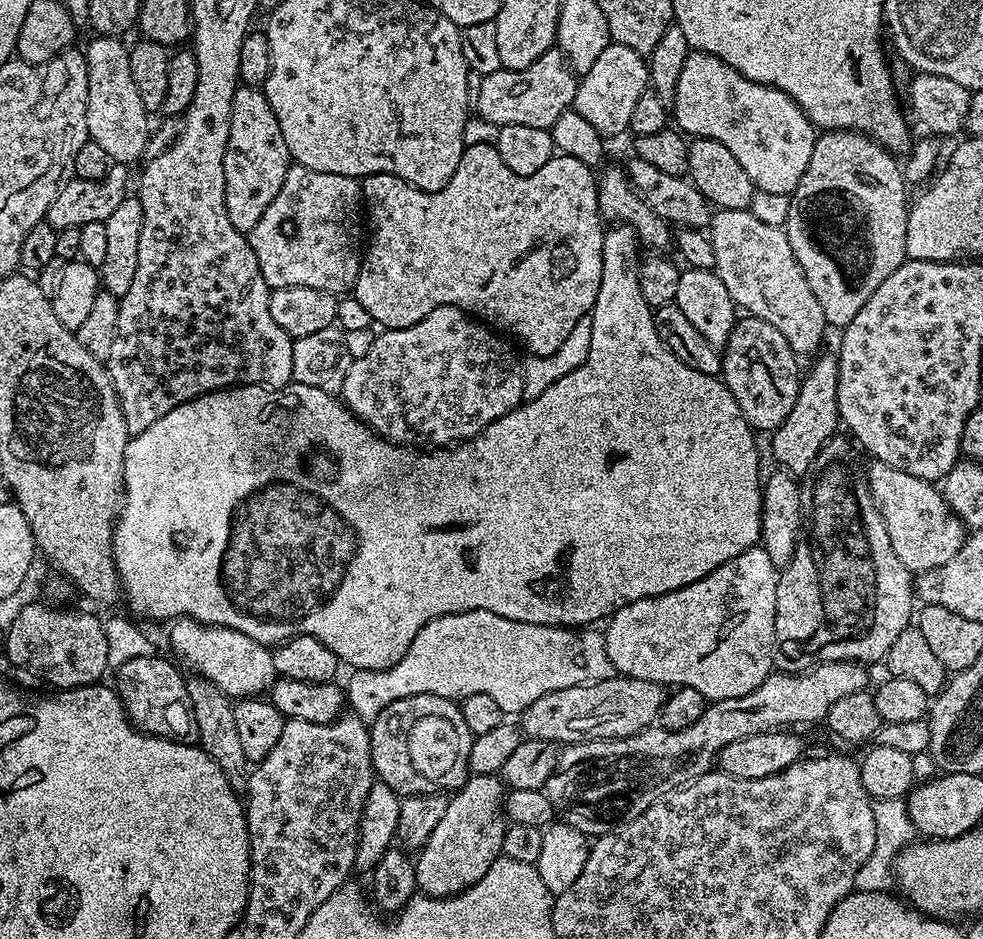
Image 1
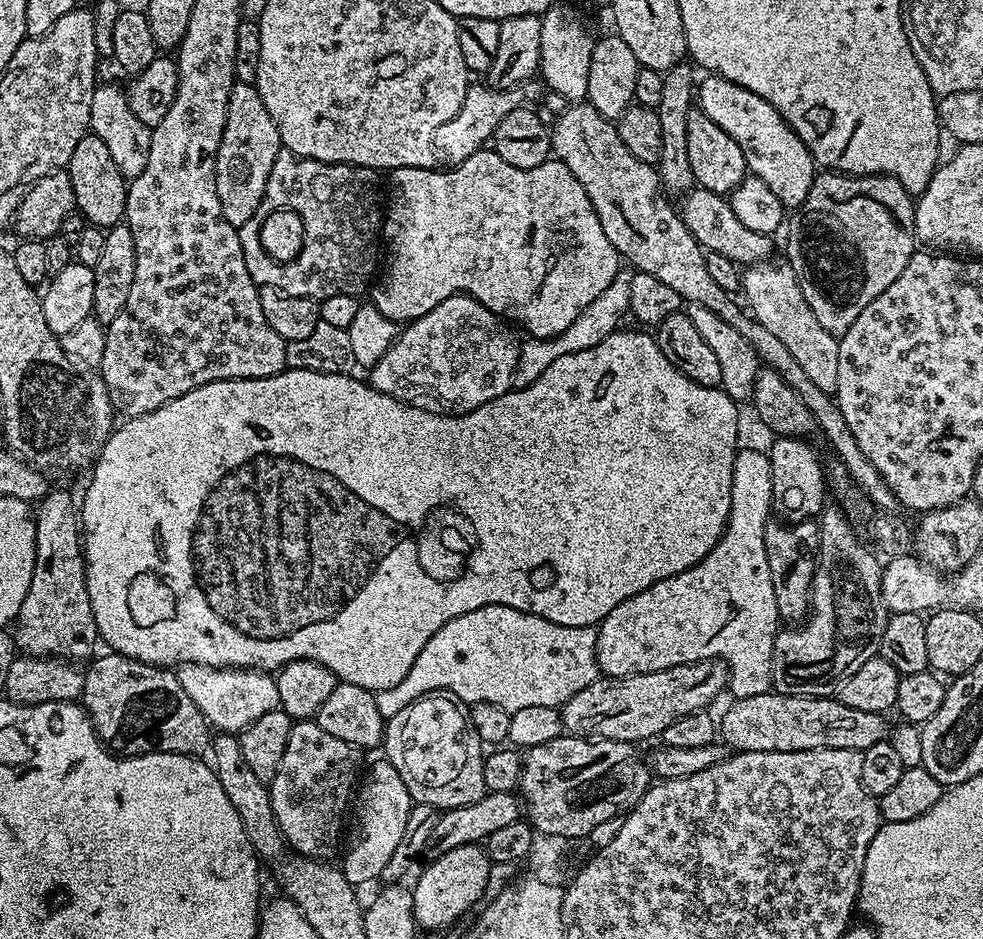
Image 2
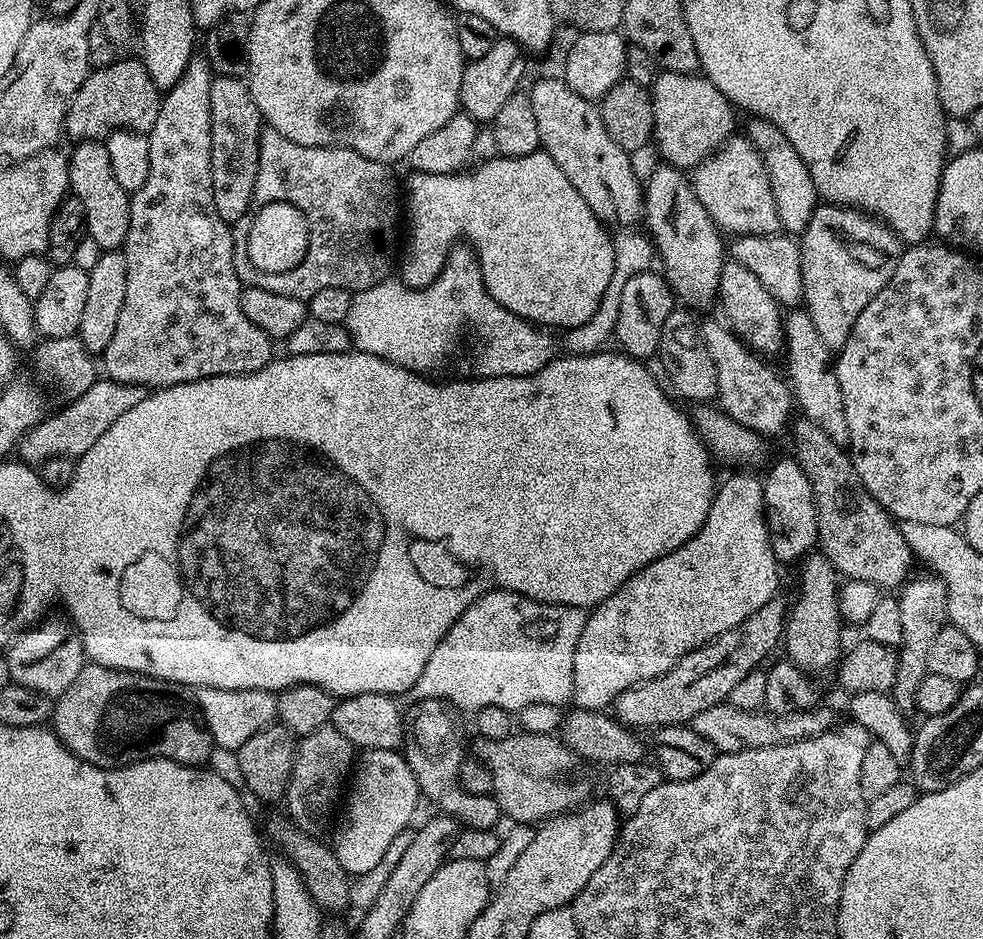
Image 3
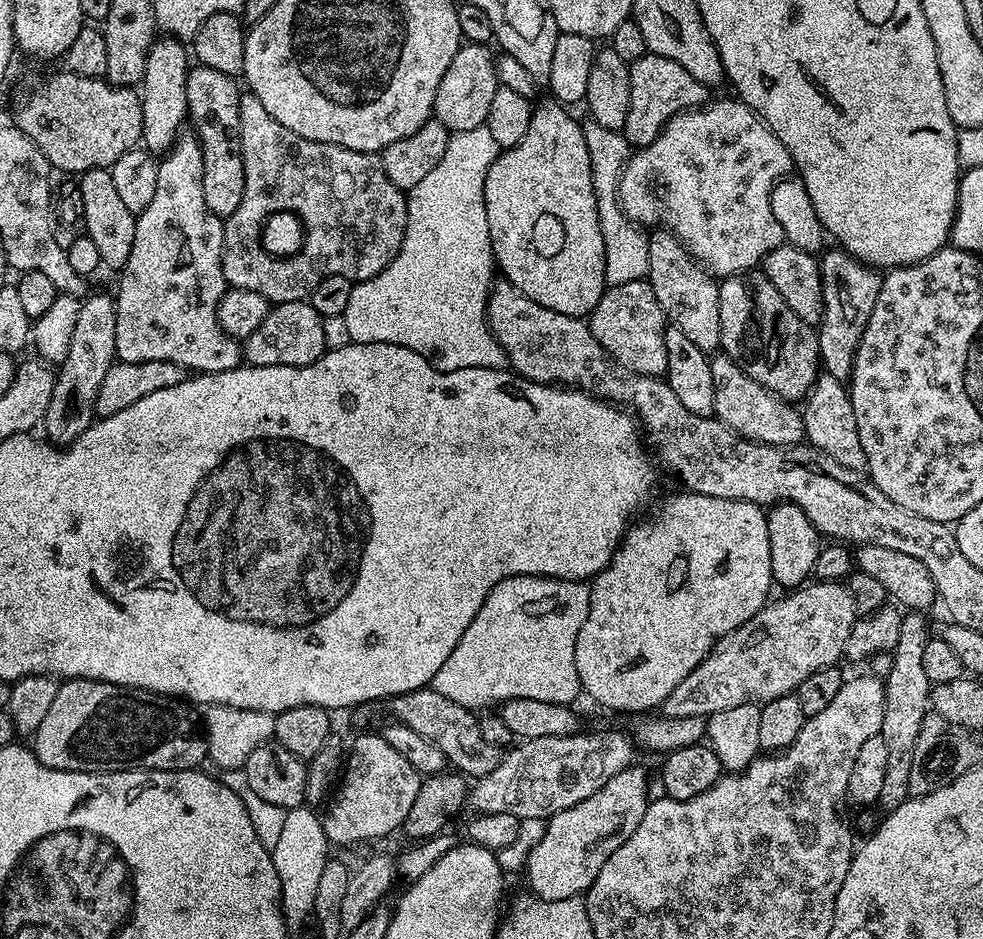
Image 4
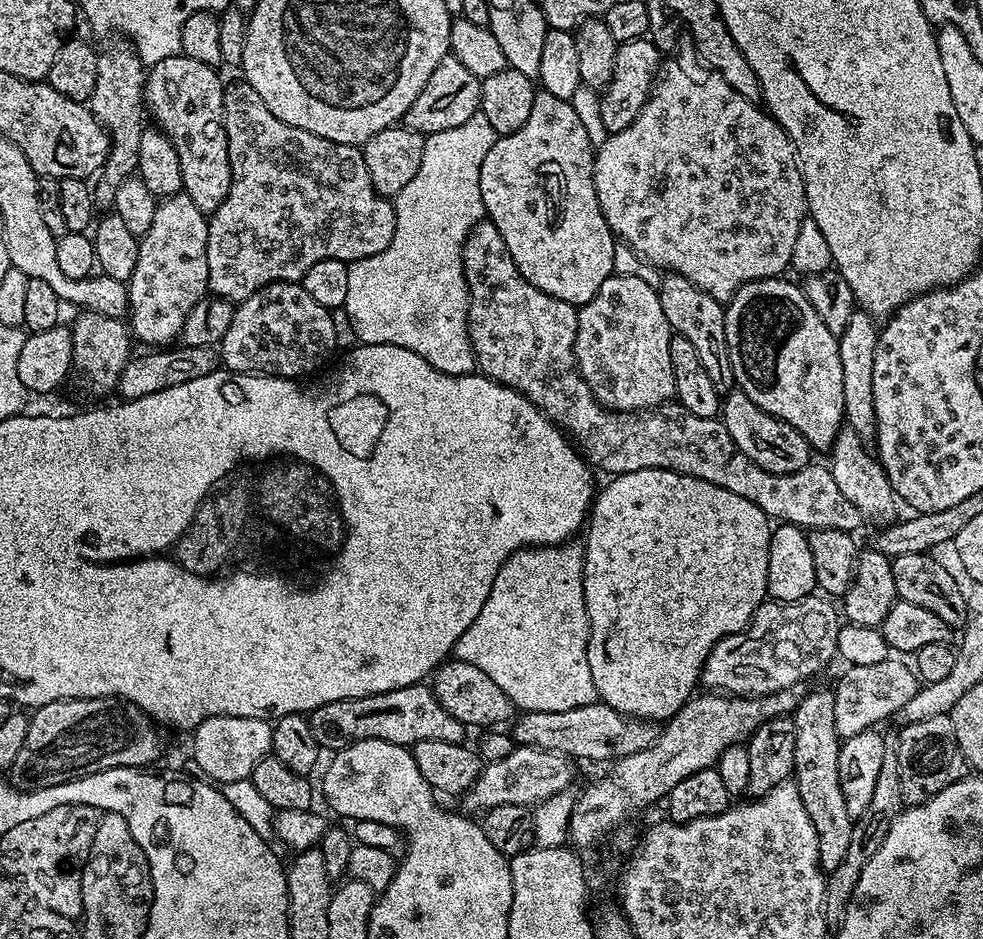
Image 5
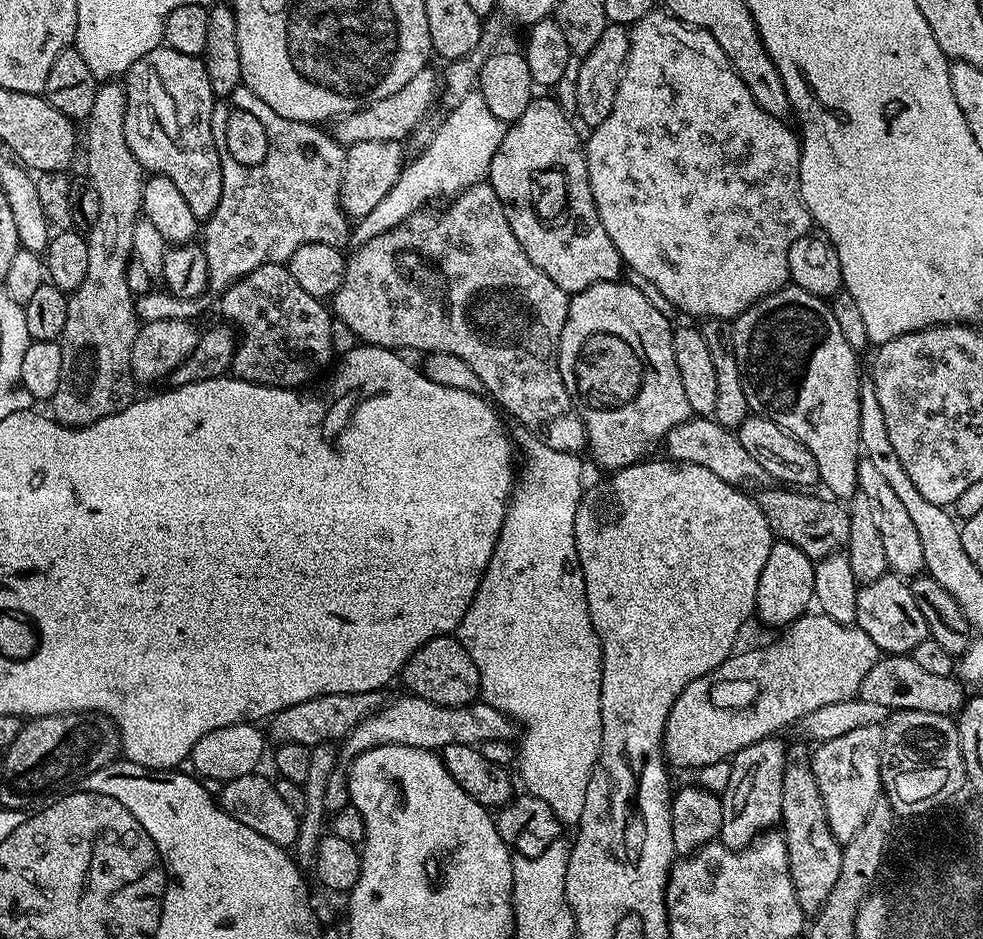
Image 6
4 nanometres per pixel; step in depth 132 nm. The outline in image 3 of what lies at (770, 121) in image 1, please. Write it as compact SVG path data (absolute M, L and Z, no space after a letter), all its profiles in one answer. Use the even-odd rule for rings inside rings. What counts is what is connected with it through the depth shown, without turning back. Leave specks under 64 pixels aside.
M759 118L749 119L746 139L760 152L764 165L770 178L770 190L774 194L774 206L778 210L778 222L781 229L788 234L803 234L814 210L818 207L818 197L814 178L810 178L810 170L806 162L794 150L794 146L788 144L786 134L778 130L769 120Z

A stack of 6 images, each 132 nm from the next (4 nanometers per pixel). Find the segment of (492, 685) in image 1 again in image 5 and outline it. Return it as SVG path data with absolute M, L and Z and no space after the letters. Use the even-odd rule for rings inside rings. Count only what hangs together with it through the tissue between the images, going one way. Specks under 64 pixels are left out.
M565 542L546 548L523 548L508 556L498 570L494 586L490 586L490 598L486 598L470 630L458 638L454 656L484 671L511 698L517 709L526 712L574 710L598 700L594 674L590 674L588 661L588 637L591 634L584 601L583 543Z

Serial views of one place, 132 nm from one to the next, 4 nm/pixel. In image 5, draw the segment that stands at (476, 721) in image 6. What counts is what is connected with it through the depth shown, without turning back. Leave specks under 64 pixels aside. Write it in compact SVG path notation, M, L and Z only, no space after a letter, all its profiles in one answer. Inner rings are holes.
M597 702L574 710L521 711L511 721L510 731L517 745L561 753L568 758L577 756L580 760L615 762L626 755L646 750L656 740L658 728L653 721L629 718L610 705Z

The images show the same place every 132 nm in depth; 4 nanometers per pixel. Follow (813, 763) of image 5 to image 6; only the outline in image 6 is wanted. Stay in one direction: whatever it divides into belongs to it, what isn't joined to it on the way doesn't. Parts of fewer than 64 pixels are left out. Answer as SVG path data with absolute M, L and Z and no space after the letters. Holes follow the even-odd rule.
M807 743L804 744L796 744L793 748L791 745L787 749L788 761L782 774L780 824L787 842L788 865L799 905L806 914L814 914L825 904L838 882L843 845L834 838L829 828L820 787L810 763L810 748L807 748Z

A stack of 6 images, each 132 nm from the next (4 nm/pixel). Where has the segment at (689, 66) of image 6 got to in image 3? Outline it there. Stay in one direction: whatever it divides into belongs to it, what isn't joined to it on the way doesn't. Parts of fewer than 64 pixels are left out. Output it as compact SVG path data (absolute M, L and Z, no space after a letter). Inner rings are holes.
M743 135L724 141L712 155L700 161L691 173L692 189L721 233L738 236L770 236L781 231L770 178L756 149Z

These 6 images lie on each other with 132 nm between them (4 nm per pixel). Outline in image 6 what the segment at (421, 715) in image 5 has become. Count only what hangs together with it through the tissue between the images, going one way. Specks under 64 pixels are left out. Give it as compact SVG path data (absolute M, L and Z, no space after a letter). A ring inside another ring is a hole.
M351 692L350 694L326 694L318 698L310 698L306 702L298 702L286 710L271 717L272 736L277 745L298 742L314 745L343 741L354 726L358 726L367 716L379 712L382 707L380 692Z

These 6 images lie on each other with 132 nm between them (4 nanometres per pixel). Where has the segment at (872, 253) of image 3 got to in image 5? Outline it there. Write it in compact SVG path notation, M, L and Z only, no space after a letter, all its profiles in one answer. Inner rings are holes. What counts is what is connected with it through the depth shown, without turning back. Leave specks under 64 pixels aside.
M853 310L850 314L850 318L846 322L846 330L842 330L842 334L838 338L840 342L840 345L838 346L838 354L842 357L842 402L844 403L844 424L850 430L854 430L854 434L858 434L860 436L860 441L866 446L871 445L876 439L876 419L874 418L874 350L878 346L879 337L880 334L877 321L863 310Z

